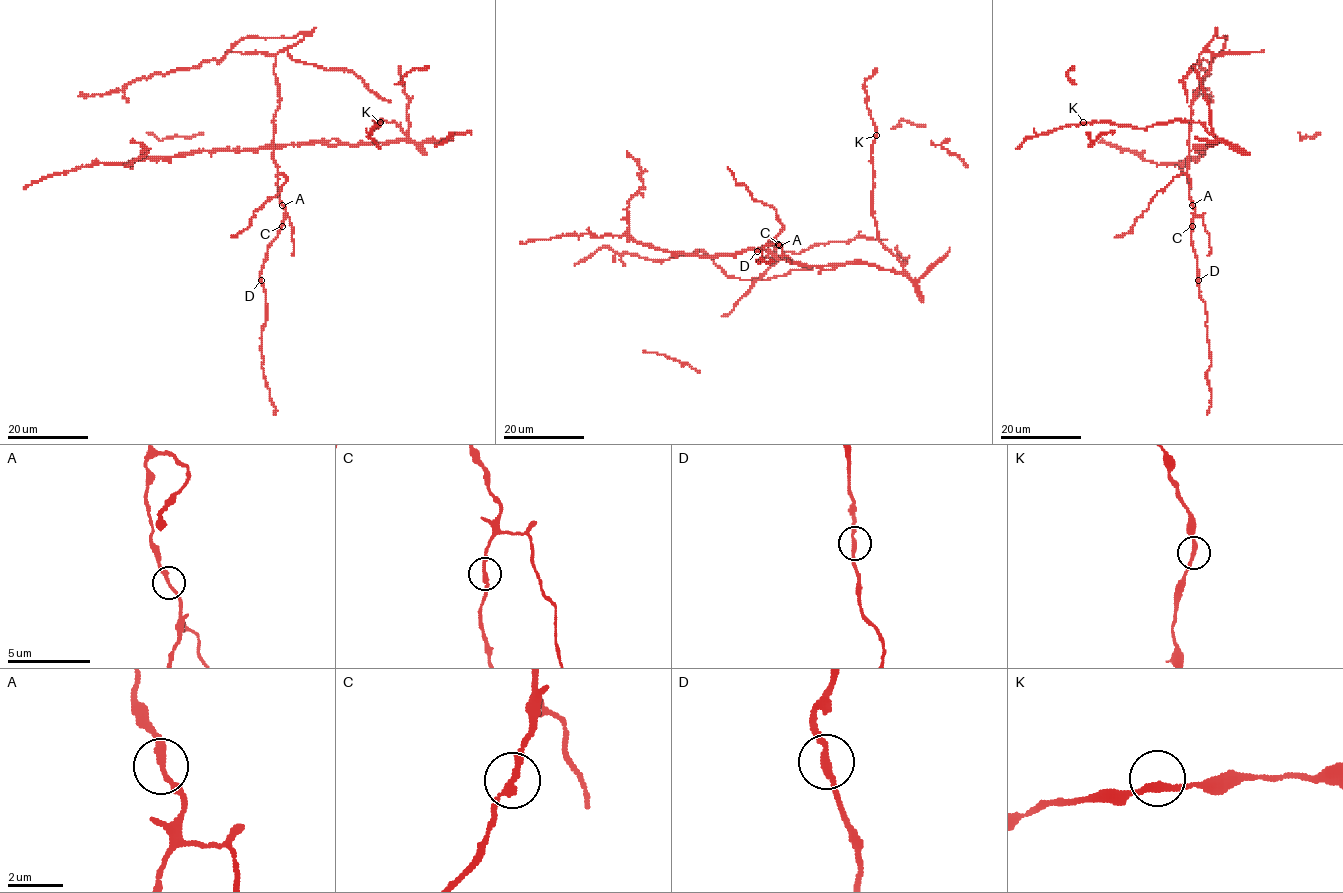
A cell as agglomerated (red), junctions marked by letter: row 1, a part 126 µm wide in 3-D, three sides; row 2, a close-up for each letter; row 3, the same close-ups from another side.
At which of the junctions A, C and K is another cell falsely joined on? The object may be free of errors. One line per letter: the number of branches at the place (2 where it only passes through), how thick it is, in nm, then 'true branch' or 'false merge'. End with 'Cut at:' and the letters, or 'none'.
A: branches 2; calibre 240 nm; true branch
C: branches 2; calibre 240 nm; true branch
K: branches 2; calibre 240 nm; true branch
Cut at: none

